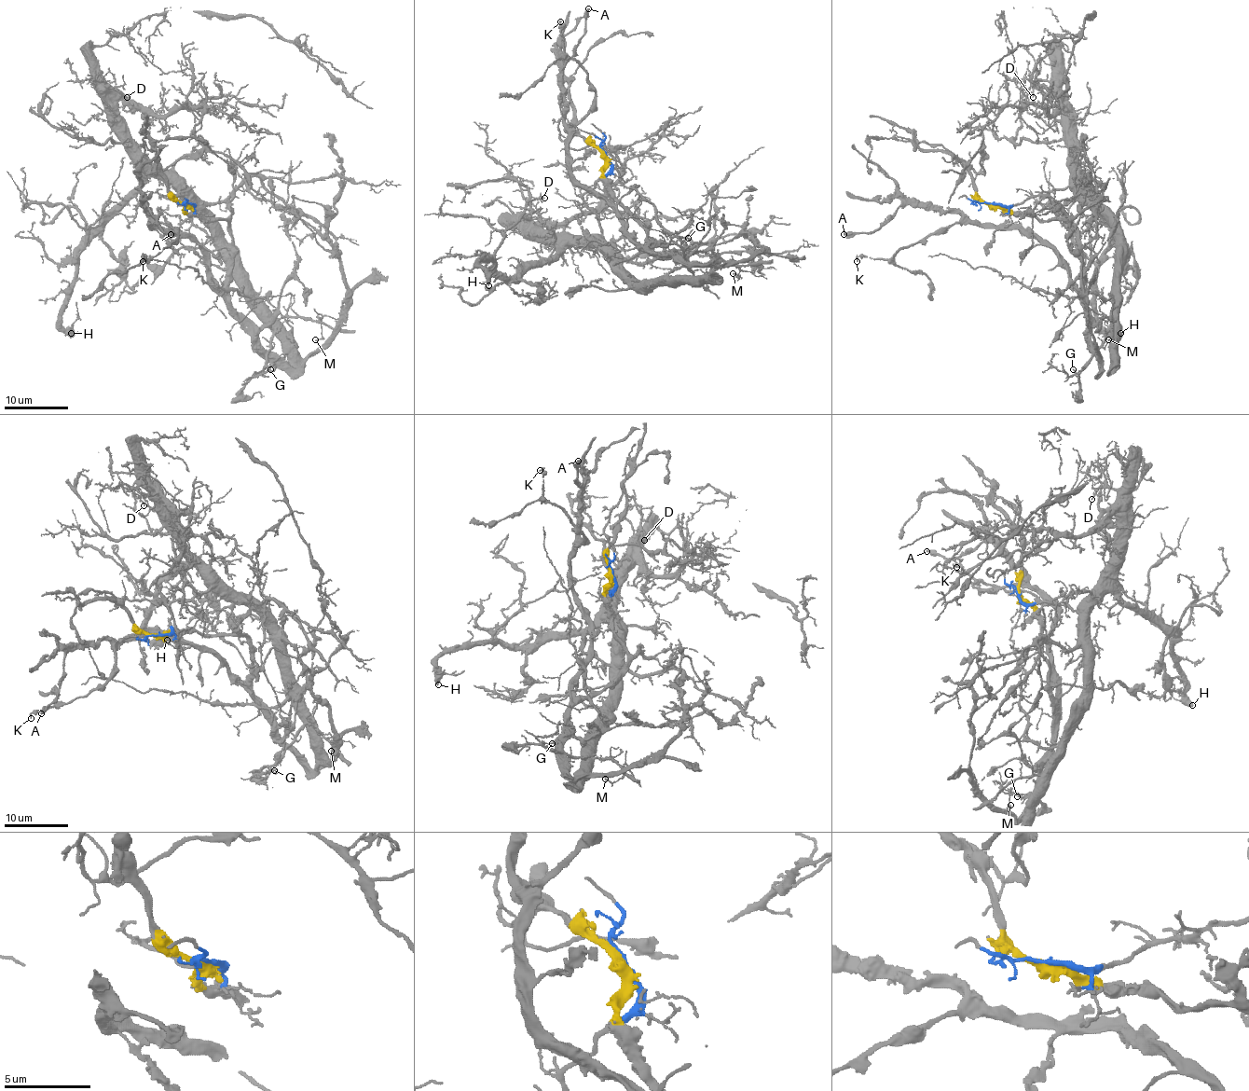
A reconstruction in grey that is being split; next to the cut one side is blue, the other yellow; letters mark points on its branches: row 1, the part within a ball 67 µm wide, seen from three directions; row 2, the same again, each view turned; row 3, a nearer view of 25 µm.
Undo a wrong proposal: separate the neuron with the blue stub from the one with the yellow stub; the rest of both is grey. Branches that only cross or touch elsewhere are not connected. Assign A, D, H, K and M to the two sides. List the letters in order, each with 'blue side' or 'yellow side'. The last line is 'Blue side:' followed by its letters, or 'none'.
A: yellow side
D: blue side
H: blue side
K: yellow side
M: blue side
Blue side: D, H, M

